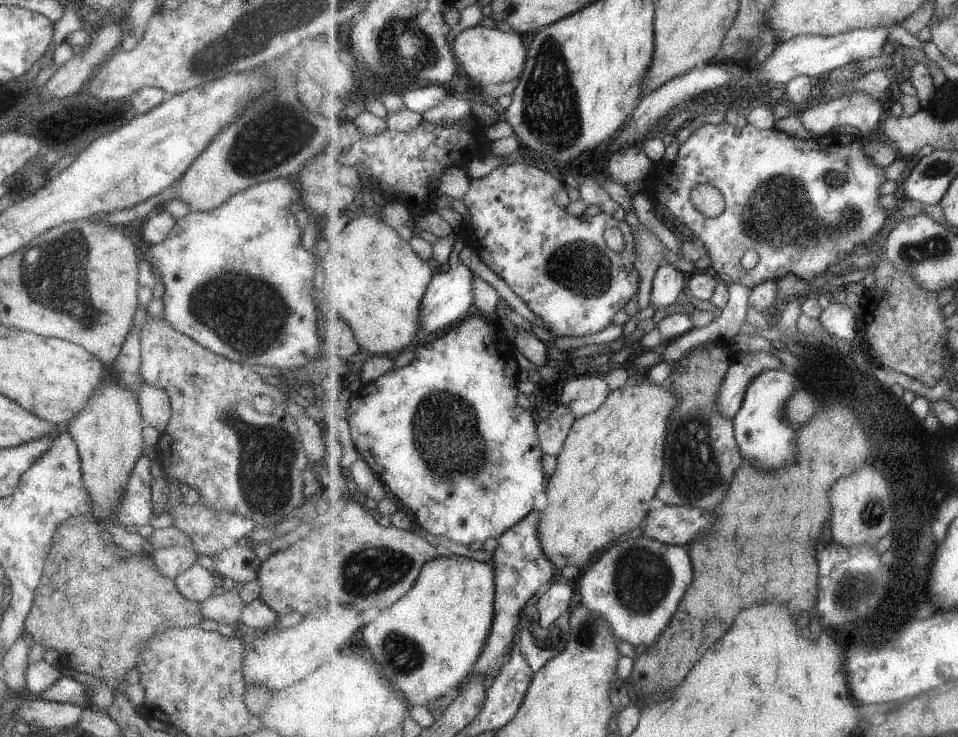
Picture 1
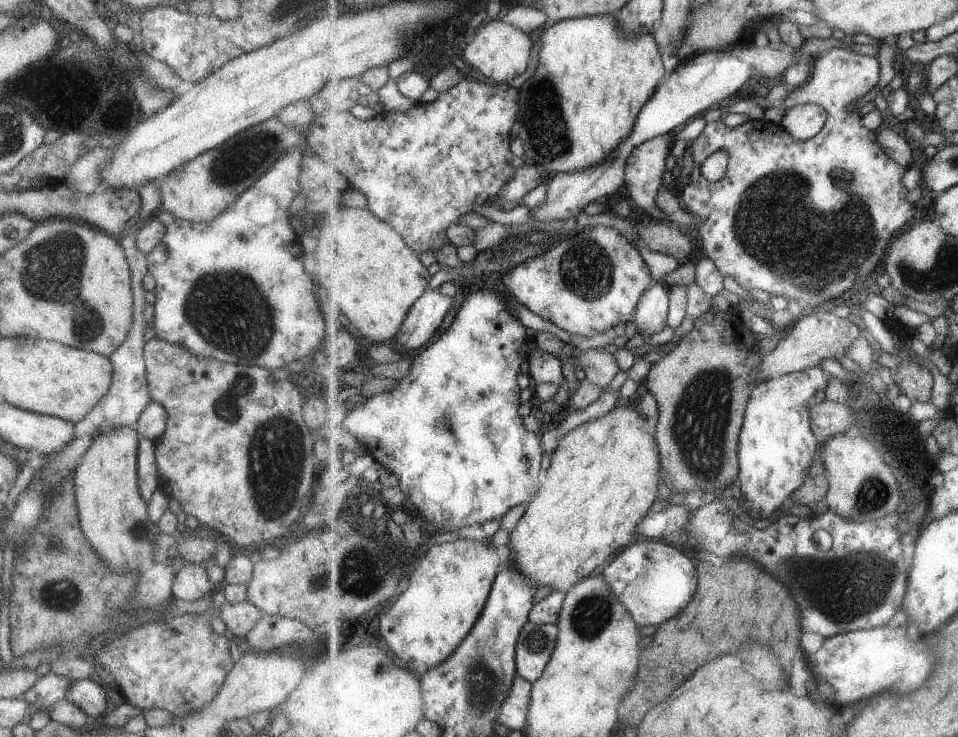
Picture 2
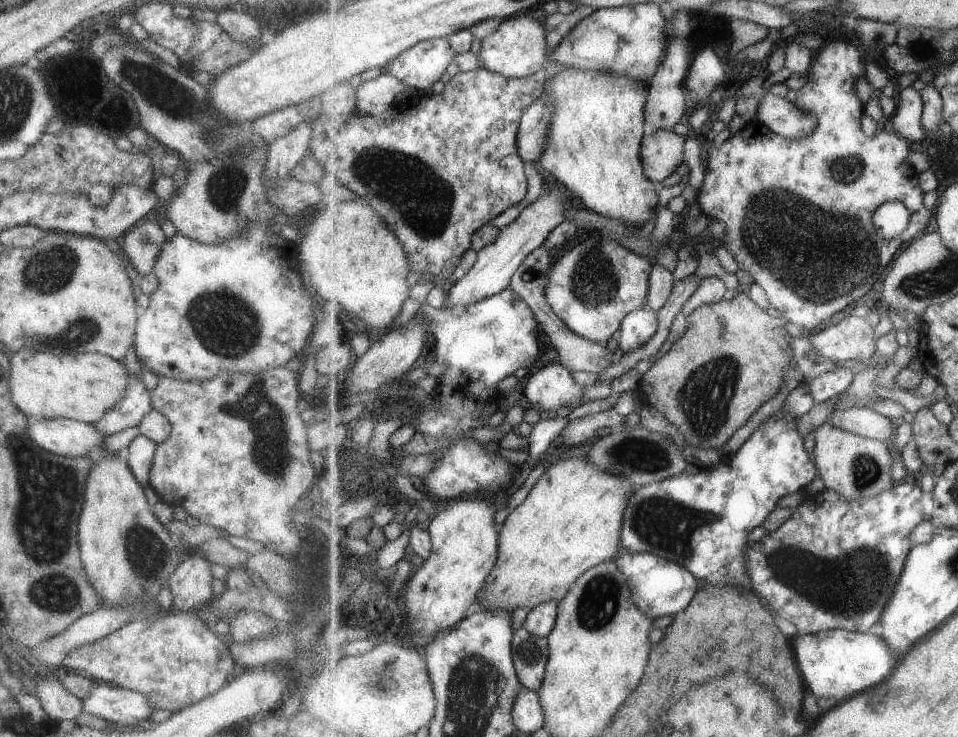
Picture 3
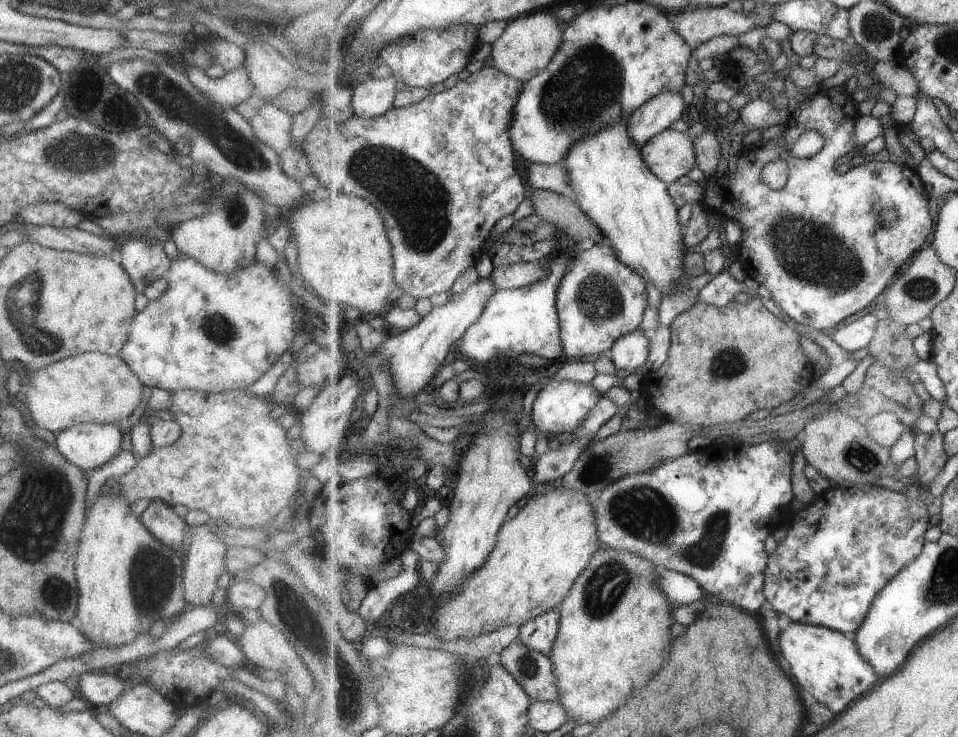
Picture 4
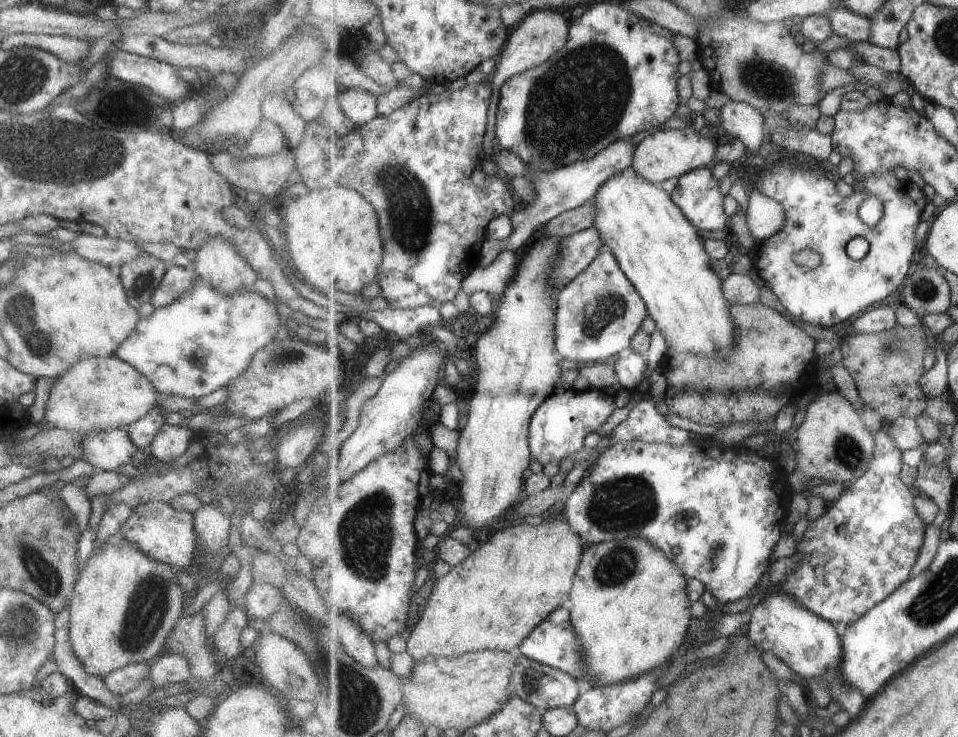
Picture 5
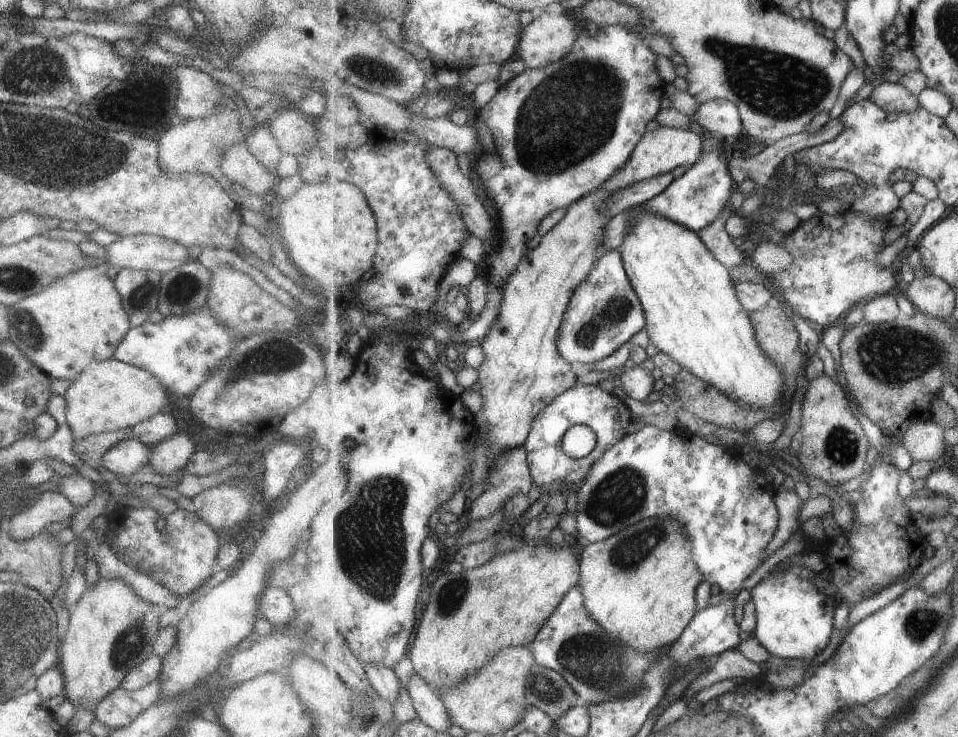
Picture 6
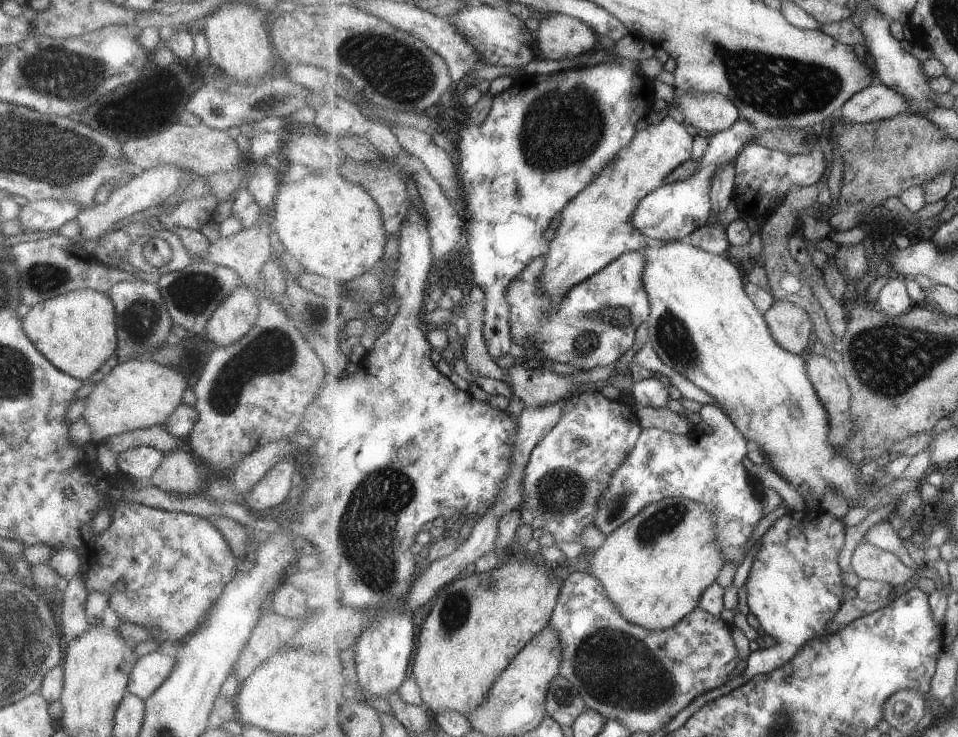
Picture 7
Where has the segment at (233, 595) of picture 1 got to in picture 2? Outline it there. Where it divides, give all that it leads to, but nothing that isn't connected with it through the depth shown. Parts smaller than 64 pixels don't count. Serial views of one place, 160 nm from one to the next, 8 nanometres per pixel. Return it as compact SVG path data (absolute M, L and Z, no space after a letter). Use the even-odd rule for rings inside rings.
M245 600L234 604L224 601L218 608L218 617L226 625L226 634L233 639L245 636L262 617L262 612Z

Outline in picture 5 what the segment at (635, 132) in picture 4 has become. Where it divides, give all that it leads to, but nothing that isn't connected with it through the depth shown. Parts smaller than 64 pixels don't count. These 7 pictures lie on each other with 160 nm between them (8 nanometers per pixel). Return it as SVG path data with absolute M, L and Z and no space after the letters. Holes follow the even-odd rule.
M631 138L627 141L617 141L612 144L609 149L602 150L596 157L585 159L584 161L575 161L570 165L555 169L550 173L545 171L537 171L534 167L528 167L520 156L509 152L501 147L493 148L492 160L496 164L500 172L506 171L509 176L517 175L528 178L534 184L534 189L537 191L537 198L525 206L523 210L521 206L517 208L517 214L511 218L514 224L515 232L512 237L506 241L498 241L486 239L482 248L482 258L479 262L479 267L490 267L493 261L499 256L499 253L505 249L512 251L525 246L531 236L535 234L535 230L543 228L551 219L559 216L562 212L577 208L587 201L591 200L599 192L599 189L612 177L623 174L630 170L633 161L635 148L631 146Z

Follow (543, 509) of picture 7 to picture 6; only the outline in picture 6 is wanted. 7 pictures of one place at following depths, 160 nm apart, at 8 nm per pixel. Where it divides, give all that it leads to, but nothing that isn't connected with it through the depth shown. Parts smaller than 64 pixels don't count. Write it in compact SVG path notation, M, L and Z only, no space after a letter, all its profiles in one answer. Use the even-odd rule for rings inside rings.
M577 383L572 389L567 390L561 394L560 397L555 398L553 402L546 406L541 414L533 421L531 432L524 442L526 449L528 450L528 463L532 474L534 486L542 488L544 493L539 497L543 502L547 503L549 498L560 494L566 499L567 490L570 488L575 489L578 494L579 488L575 486L581 486L584 484L589 476L590 468L611 448L618 442L621 442L627 434L627 426L634 420L631 417L635 408L630 407L626 399L619 398L613 393L608 393L603 390L599 385L584 385L583 383ZM578 424L589 425L598 434L597 446L595 450L582 459L576 459L565 454L563 450L562 440L565 433L572 427Z

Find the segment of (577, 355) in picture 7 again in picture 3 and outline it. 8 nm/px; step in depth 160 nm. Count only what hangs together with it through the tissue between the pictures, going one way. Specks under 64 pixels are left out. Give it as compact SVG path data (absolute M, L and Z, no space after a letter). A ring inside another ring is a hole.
M591 236L553 265L546 297L555 314L575 334L606 345L629 313L647 306L651 272L647 257L634 254L626 246L615 246L615 241Z

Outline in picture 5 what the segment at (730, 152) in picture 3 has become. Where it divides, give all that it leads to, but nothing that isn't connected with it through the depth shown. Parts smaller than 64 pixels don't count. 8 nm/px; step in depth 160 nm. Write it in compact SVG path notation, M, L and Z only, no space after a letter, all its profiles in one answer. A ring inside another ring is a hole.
M781 162L771 164L771 166L763 165L758 179L760 191L782 204L786 212L786 223L783 230L759 244L759 260L752 265L758 276L766 283L765 286L785 306L787 312L801 321L809 322L814 327L828 329L831 326L843 324L849 318L863 313L865 308L877 304L877 302L883 302L889 296L895 296L897 290L900 290L899 288L903 287L907 281L905 274L909 274L909 268L913 264L911 258L915 256L916 252L921 251L919 243L915 242L915 232L917 232L917 226L921 222L921 214L928 203L922 188L919 188L915 182L911 182L909 179L897 178L894 171L881 175L870 174L866 176L864 183L857 183L855 180L852 186L851 194L843 198L837 192L835 184L829 178L821 176L819 172L801 170L795 165L781 164ZM868 195L877 196L883 206L888 209L886 221L875 226L867 224L860 217L859 209L863 206ZM857 236L861 236L869 242L869 251L862 259L853 260L847 254L847 244ZM803 248L813 248L813 250L820 252L823 256L821 266L814 269L799 266L795 262L794 254Z

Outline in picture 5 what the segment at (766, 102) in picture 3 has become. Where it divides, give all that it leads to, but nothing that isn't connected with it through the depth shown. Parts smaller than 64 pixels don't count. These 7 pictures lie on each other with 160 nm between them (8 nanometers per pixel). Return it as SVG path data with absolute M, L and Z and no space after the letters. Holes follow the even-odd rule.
M730 101L720 109L718 122L729 137L736 137L745 146L747 155L758 155L765 140L765 120L756 109L747 103Z

